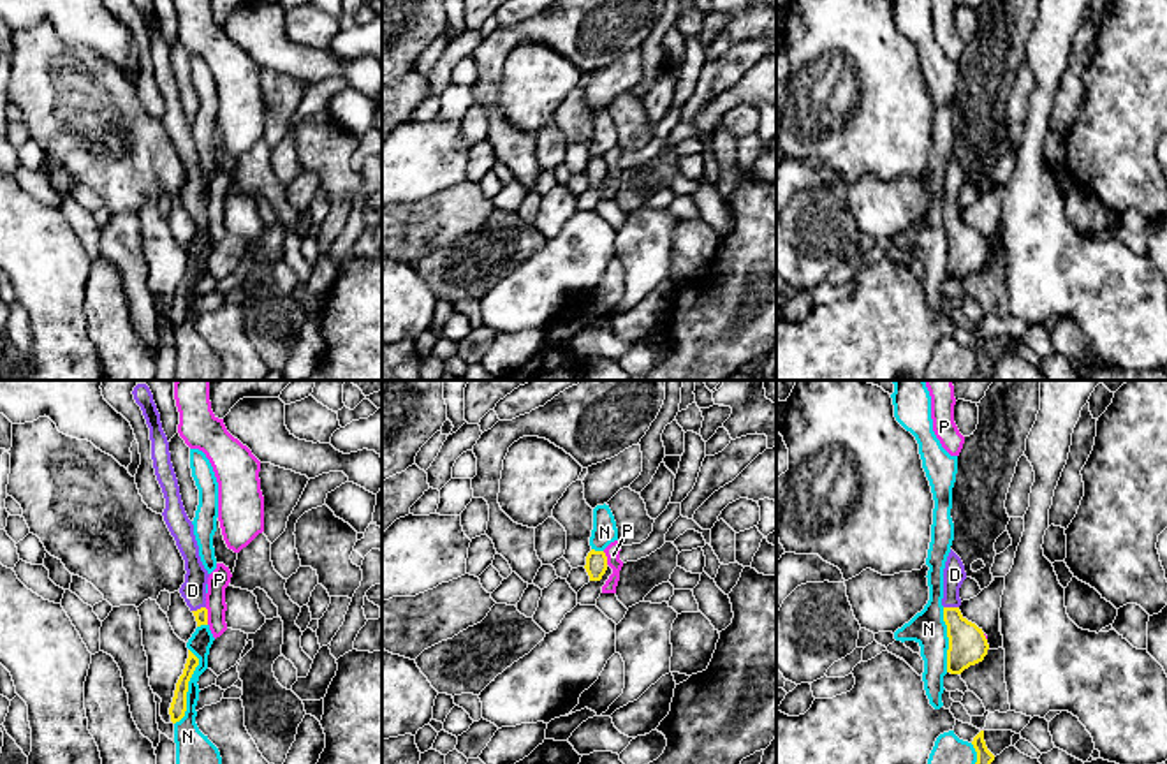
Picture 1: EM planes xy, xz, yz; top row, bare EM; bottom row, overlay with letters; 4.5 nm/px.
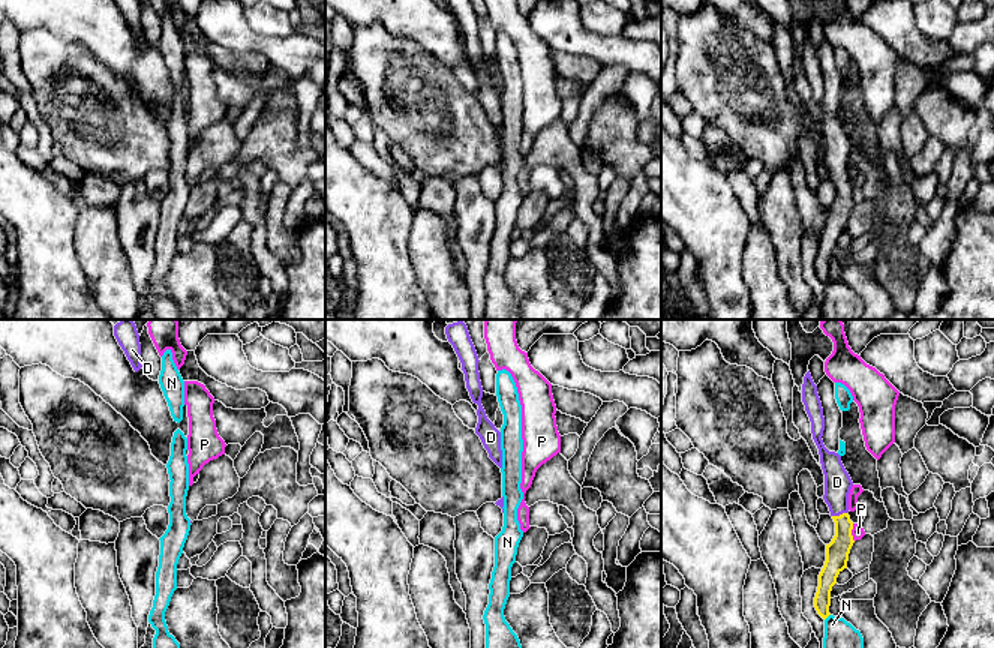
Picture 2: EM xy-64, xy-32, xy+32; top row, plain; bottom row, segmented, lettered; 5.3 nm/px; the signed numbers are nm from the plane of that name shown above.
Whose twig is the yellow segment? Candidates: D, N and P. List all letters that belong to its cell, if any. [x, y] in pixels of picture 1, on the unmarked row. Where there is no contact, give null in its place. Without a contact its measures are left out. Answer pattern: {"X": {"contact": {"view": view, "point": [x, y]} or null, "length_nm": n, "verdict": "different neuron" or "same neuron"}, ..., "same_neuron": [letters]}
{"D": {"contact": {"view": "yz", "point": [951, 213]}, "length_nm": 70, "verdict": "same neuron"}, "N": {"contact": {"view": "xy", "point": [187, 293]}, "length_nm": 360, "verdict": "different neuron"}, "P": {"contact": {"view": "xy", "point": [206, 222]}, "length_nm": 80, "verdict": "different neuron"}, "same_neuron": ["D"]}

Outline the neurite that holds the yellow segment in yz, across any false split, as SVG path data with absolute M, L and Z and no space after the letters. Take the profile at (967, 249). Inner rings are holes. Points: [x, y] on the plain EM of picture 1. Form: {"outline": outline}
{"outline": "M950 155L943 174L943 227L947 231L949 255L947 278L961 280L970 271L984 266L989 250L975 229L968 227L961 217L959 194L966 185L961 164Z"}

